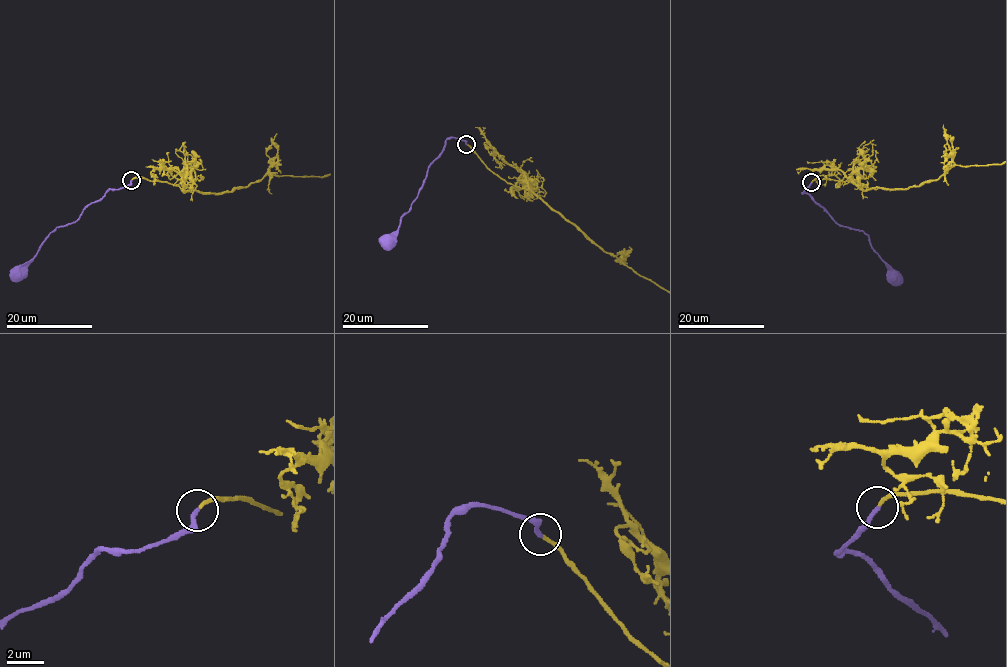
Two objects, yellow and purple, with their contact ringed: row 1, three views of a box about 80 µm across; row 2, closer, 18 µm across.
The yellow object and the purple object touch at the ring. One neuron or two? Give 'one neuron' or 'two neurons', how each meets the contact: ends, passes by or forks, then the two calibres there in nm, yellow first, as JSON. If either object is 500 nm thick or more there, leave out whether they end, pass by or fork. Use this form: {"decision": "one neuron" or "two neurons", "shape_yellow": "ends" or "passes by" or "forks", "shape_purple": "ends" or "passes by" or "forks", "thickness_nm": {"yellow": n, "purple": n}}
{"decision": "one neuron", "shape_yellow": "ends", "shape_purple": "ends", "thickness_nm": {"yellow": 180, "purple": 240}}

